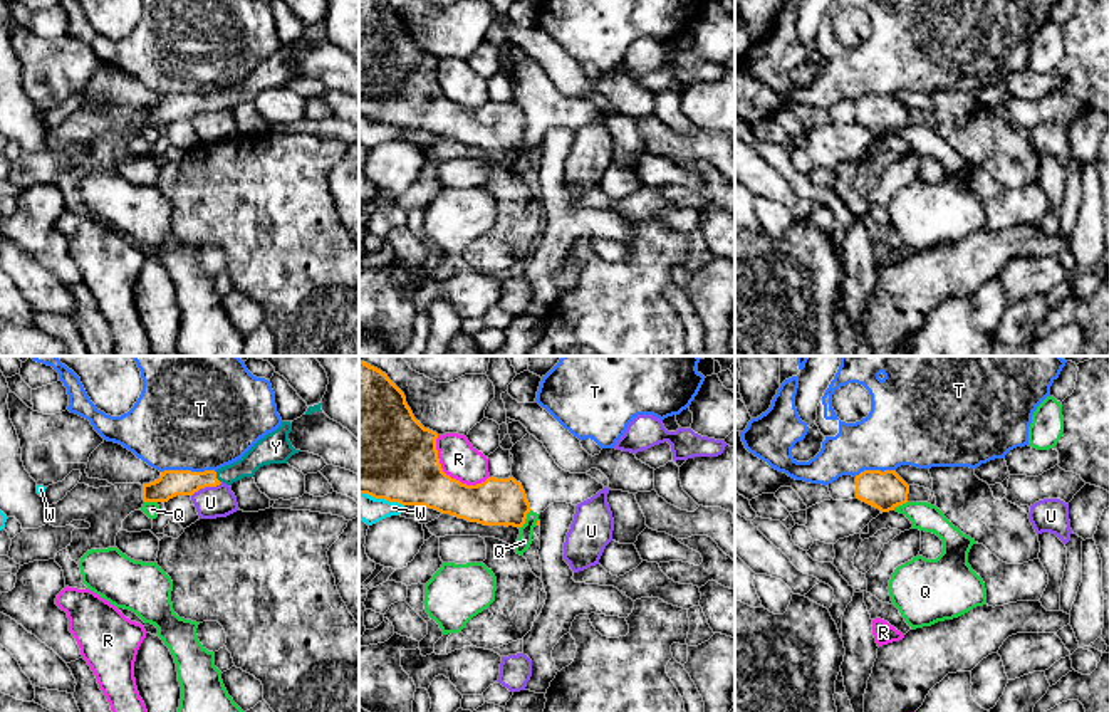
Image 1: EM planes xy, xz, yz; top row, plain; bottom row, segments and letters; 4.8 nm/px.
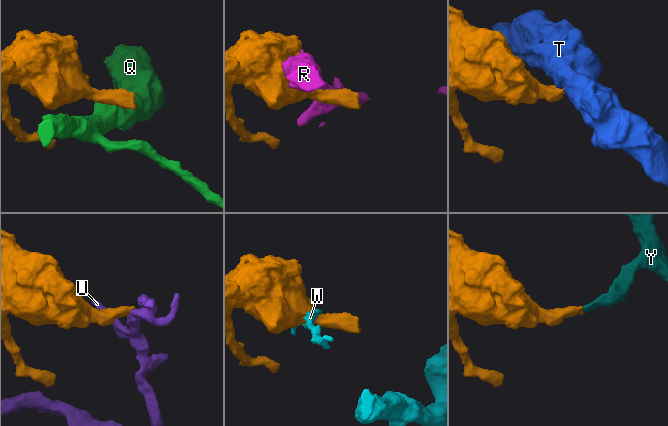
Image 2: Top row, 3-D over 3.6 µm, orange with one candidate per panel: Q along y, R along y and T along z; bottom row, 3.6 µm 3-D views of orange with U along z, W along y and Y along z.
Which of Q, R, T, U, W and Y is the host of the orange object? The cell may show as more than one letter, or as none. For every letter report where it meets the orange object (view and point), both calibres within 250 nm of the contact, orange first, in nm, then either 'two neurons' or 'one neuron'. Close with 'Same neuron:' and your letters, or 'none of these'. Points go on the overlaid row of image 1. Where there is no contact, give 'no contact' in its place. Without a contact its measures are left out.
Q: contact xz (525, 518); calibres 220 and 70 nm; two neurons
R: contact xz (448, 476); calibres 380 and 180 nm; two neurons
T: contact xy (188, 471); calibres 130 and 500 nm; two neurons
U: contact xy (207, 486); calibres 130 and 150 nm; two neurons
W: contact xz (381, 497); calibres 460 and 130 nm; two neurons
Y: contact xy (215, 477); calibres 130 and 110 nm; one neuron
Same neuron: Y

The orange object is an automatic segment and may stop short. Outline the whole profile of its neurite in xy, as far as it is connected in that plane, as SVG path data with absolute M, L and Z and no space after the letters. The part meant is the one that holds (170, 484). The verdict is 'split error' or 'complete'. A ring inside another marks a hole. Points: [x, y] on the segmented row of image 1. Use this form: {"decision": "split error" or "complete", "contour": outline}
{"decision": "split error", "contour": "M282 421L277 430L260 438L240 460L216 472L164 470L158 480L143 484L143 500L164 504L176 495L193 495L205 487L216 487L221 482L232 485L243 477L253 477L263 465L287 463L292 455L300 452L290 443L290 432L292 423Z"}

